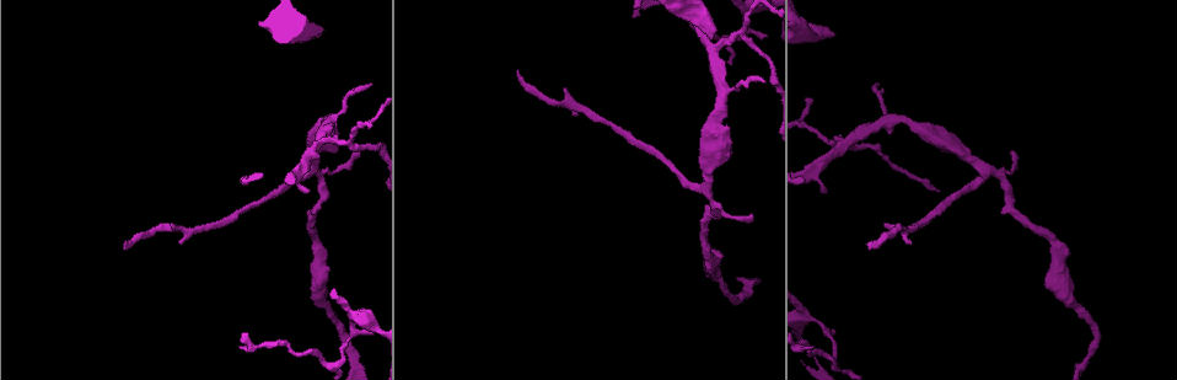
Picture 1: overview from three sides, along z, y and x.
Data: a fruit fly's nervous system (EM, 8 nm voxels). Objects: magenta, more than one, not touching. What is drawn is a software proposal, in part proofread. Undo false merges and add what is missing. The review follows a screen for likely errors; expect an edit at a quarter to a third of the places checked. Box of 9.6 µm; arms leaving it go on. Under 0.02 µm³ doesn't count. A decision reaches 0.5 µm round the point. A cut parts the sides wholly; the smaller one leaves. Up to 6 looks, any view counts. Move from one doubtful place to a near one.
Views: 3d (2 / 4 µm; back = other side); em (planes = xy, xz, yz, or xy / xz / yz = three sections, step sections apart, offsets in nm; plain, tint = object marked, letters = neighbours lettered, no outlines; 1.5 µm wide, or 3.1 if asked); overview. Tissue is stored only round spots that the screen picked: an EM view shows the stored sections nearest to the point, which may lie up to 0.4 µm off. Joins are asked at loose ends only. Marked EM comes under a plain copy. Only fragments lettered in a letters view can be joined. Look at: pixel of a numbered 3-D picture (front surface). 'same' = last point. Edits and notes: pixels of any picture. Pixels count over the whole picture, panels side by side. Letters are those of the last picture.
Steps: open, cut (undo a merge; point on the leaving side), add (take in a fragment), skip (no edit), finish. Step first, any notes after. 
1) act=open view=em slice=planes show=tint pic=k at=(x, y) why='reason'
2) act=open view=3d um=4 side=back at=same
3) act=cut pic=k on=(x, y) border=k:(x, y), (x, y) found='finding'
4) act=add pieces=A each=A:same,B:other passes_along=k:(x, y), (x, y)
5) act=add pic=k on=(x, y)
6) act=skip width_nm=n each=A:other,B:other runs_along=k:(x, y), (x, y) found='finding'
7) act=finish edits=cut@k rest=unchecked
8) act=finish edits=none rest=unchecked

act=open view=em slice=xz step=4 show=tint pic=1 at=(712, 38) why='free end'

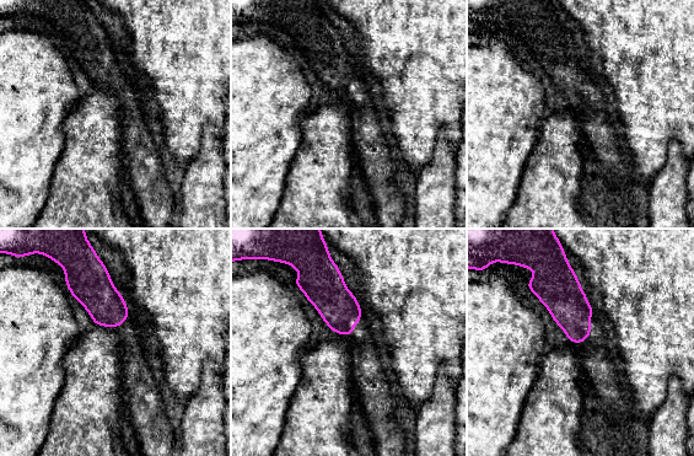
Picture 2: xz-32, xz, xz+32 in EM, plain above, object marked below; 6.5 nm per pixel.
act=open view=em slice=planes show=letters at=same

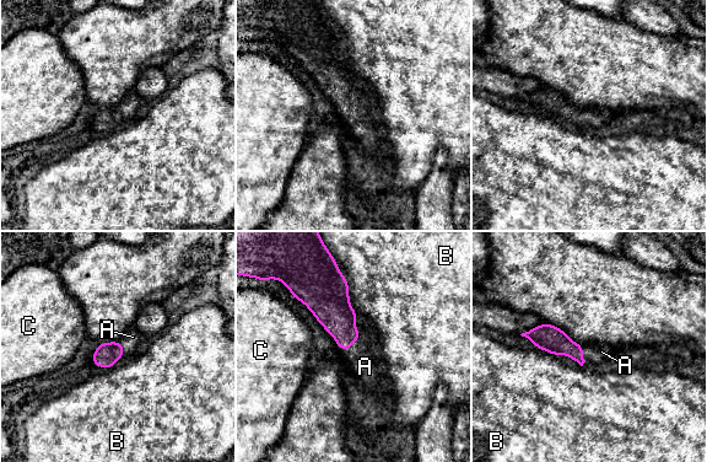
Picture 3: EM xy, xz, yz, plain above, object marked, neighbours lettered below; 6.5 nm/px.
act=add pieces=A each=A:same,B:other,C:other passes_along=3:(107, 354), (123, 348), (133, 337) found='the cell continues'

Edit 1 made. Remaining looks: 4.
act=open view=overview why='redraw'

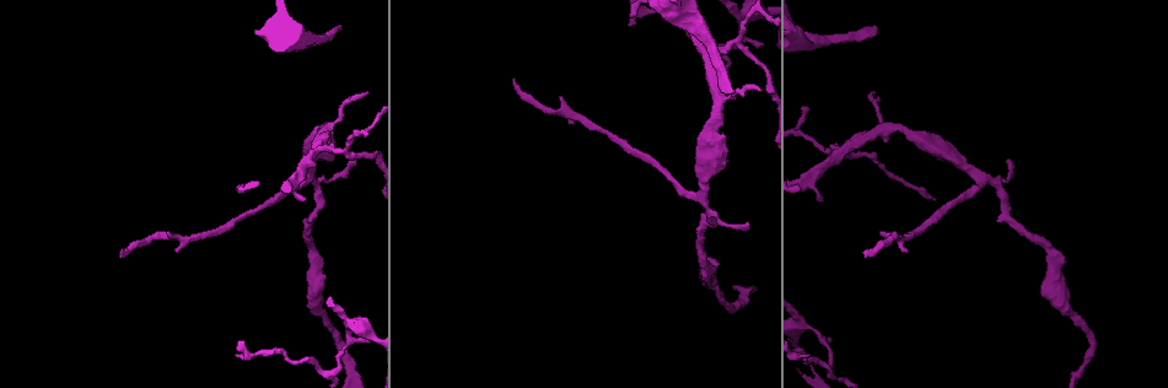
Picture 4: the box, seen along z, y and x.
act=open view=3d um=2 side=back pic=4 at=(708, 63) why='sharp bend'

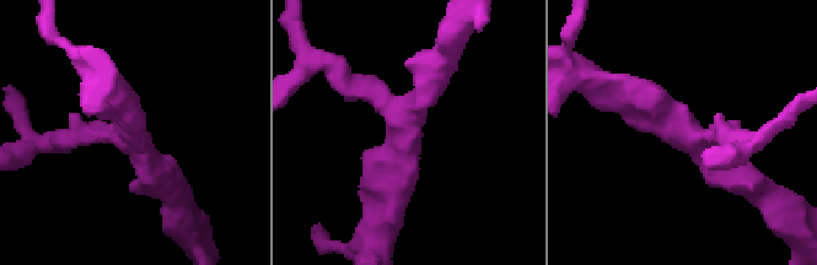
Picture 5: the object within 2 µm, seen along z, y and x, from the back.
act=open view=em slice=planes show=letters pic=5 at=(409, 127) arms=3 arm_widths_nm=170,220,240

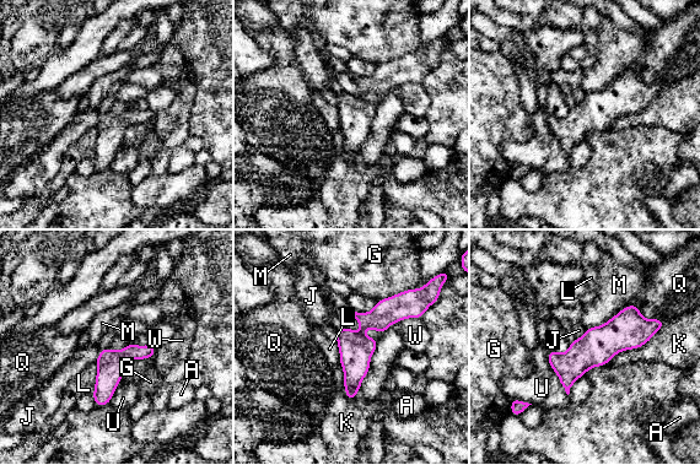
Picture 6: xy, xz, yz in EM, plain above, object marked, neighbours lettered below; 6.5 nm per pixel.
act=skip width_nm=110 each=A:other,G:other,J:other,K:other,L:other,M:other,Q:other,U:other,W:other found='all the same cell'

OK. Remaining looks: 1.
act=finish edits=add@3 rest=unchecked

